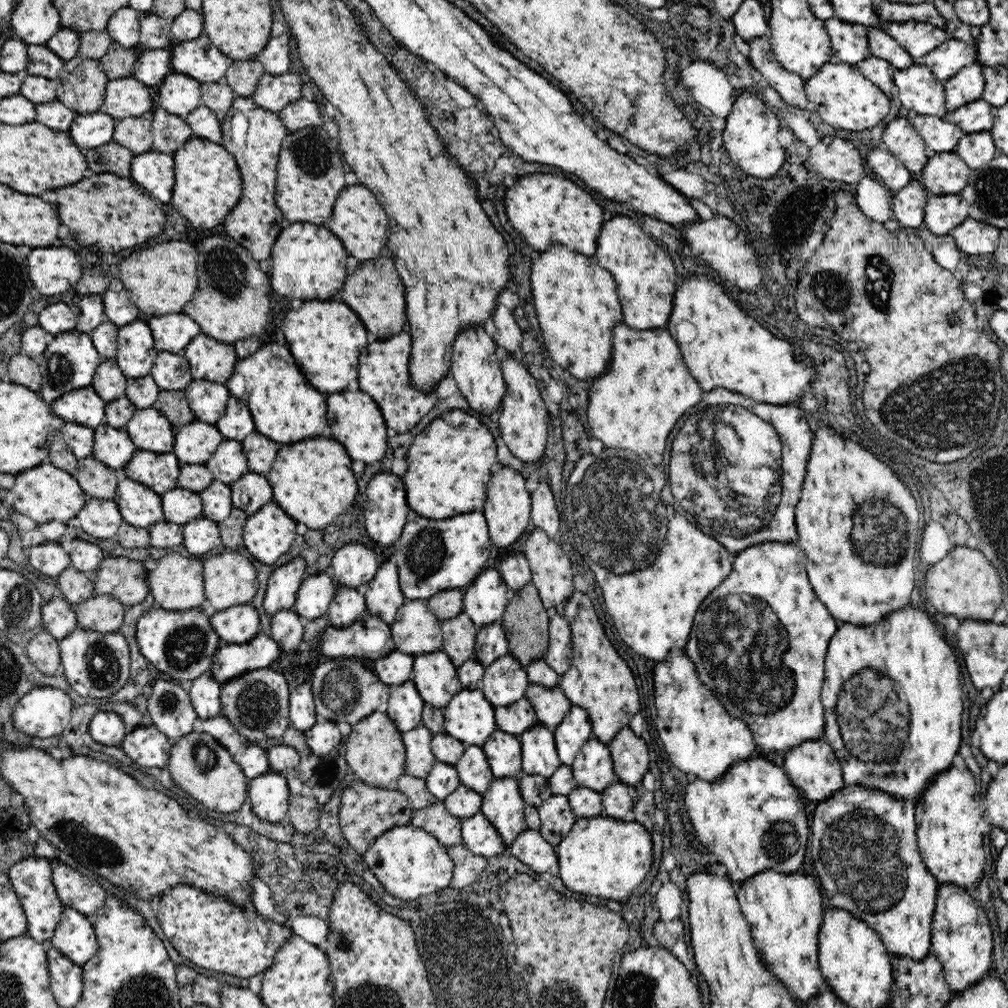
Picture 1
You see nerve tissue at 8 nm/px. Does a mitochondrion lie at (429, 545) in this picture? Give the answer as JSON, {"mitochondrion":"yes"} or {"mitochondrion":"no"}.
{"mitochondrion":"yes"}

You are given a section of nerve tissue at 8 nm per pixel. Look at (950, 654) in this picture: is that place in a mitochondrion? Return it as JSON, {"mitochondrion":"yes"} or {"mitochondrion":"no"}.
{"mitochondrion":"no"}

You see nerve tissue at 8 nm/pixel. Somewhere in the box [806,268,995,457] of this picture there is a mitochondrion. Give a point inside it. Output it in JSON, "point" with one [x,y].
{"point":[948,322]}

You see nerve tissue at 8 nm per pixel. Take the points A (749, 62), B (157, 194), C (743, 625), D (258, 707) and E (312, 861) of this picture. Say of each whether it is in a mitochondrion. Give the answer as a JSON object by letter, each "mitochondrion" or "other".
{"A":"other","B":"other","C":"mitochondrion","D":"mitochondrion","E":"other"}

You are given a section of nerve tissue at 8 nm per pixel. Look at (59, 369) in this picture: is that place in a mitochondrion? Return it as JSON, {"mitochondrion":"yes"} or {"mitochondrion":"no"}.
{"mitochondrion":"yes"}

